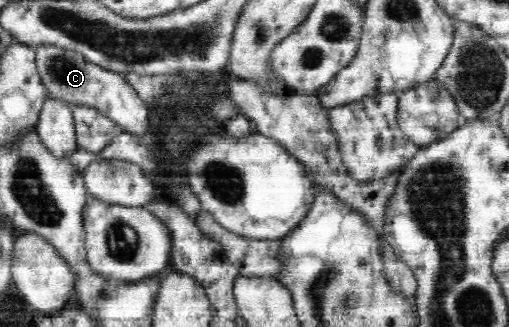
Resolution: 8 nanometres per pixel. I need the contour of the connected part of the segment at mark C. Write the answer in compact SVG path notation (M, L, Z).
M32 45L35 53L37 72L48 89L50 98L65 99L70 105L89 106L102 115L115 121L123 131L130 132L134 137L152 135L148 113L150 109L143 104L138 92L130 87L126 79L119 73L104 69L90 63L81 53L53 45Z

